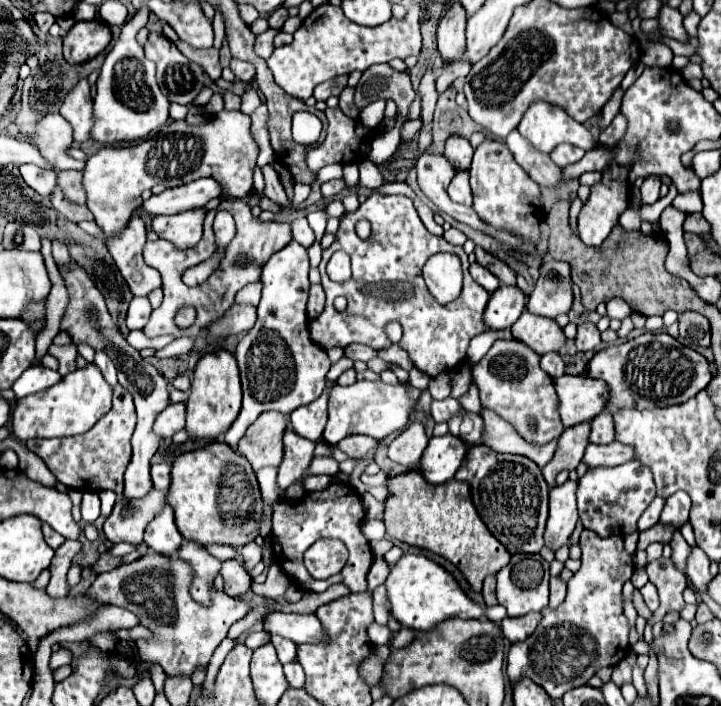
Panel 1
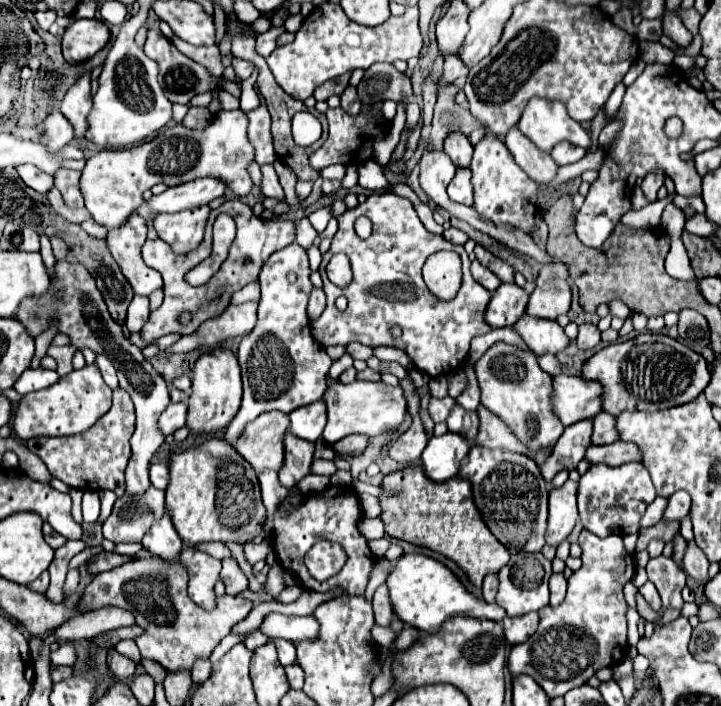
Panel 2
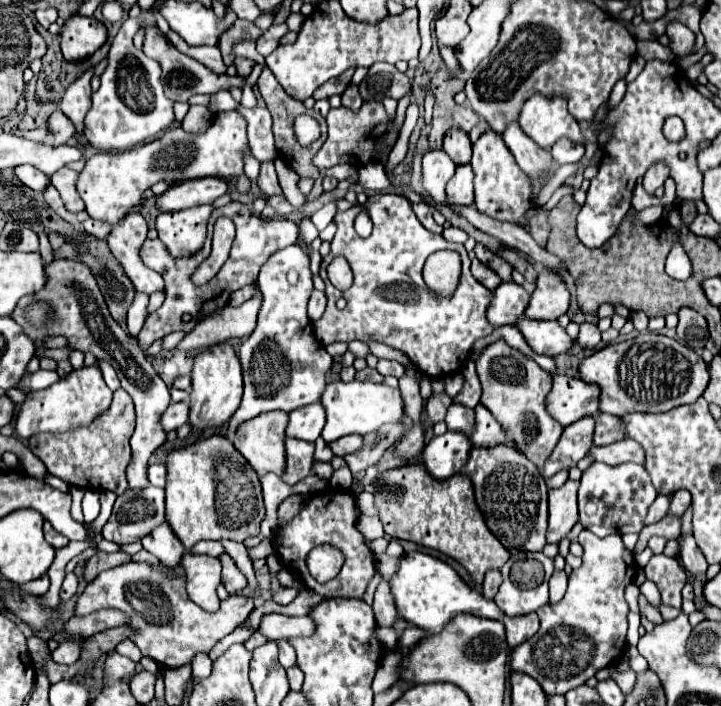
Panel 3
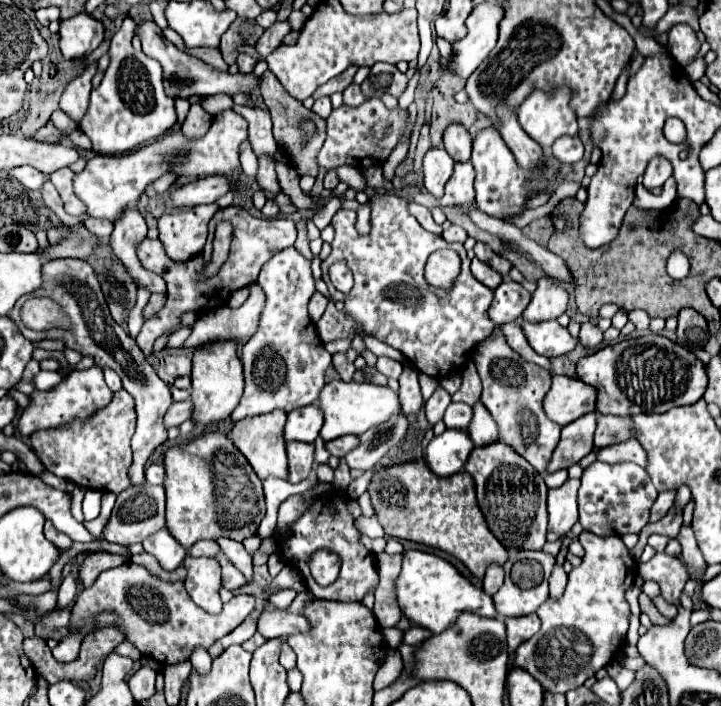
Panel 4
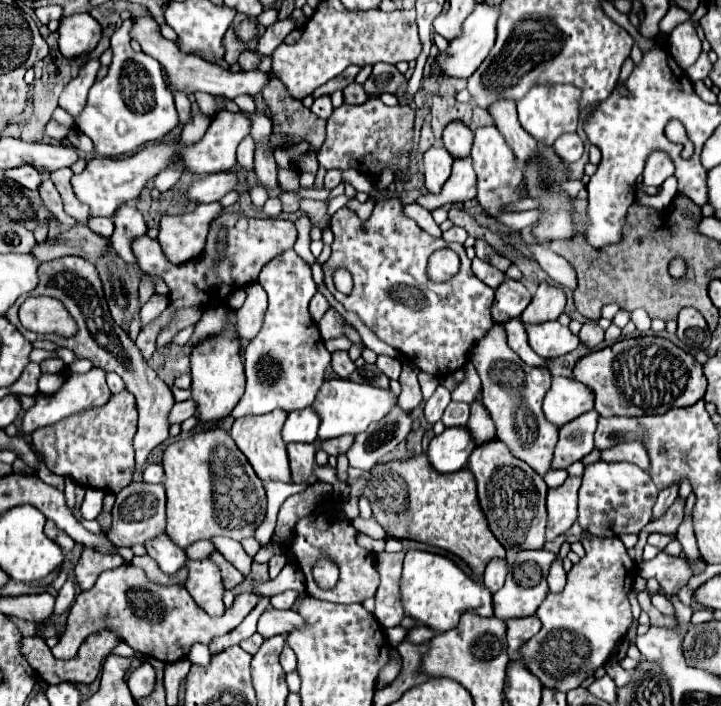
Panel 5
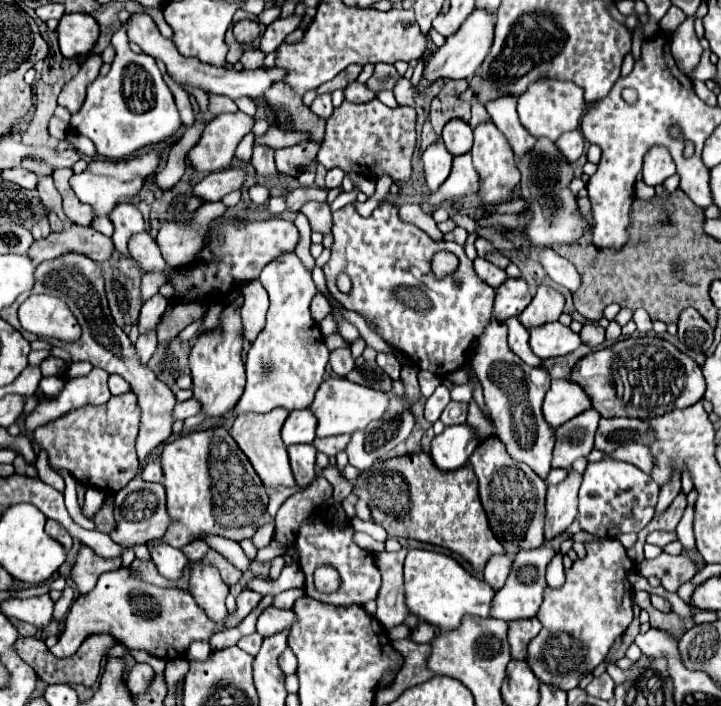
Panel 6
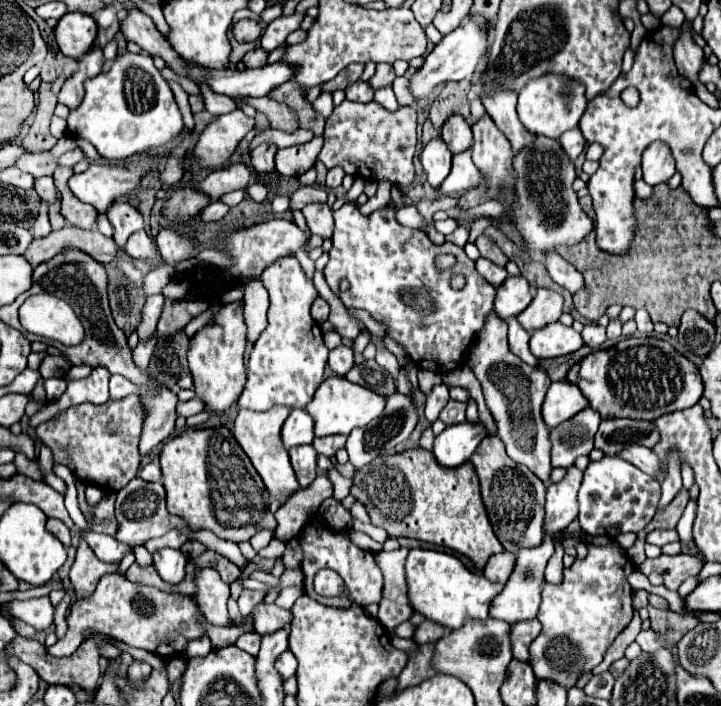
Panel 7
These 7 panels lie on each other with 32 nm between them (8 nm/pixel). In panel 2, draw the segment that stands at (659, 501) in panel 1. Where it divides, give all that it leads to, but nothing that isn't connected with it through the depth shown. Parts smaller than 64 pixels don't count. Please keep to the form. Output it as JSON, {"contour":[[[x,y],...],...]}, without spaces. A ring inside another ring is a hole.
{"contour":[[[656,496],[656,500],[648,506],[648,510],[646,510],[646,514],[642,516],[642,520],[640,520],[640,528],[648,528],[648,526],[654,526],[660,518],[662,518],[662,512],[664,512],[664,508],[666,508],[666,498],[660,498],[660,496]]]}

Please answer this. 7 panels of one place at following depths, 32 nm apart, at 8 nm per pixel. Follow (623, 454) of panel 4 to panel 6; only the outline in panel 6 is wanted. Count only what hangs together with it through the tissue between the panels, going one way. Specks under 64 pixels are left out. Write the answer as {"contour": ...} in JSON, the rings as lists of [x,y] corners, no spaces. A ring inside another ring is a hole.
{"contour":[[[632,442],[632,444],[622,444],[620,448],[616,448],[612,454],[606,454],[606,458],[614,458],[614,460],[622,460],[622,462],[630,462],[638,468],[642,468],[644,472],[652,470],[652,454],[644,444]]]}

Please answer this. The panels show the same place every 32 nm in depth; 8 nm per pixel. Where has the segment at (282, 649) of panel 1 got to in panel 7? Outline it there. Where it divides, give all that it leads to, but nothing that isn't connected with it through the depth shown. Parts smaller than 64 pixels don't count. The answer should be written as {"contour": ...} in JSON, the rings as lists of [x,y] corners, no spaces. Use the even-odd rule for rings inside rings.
{"contour":[[[286,650],[286,652],[282,652],[280,656],[278,656],[278,660],[276,660],[276,668],[278,668],[278,672],[282,674],[282,678],[288,678],[288,676],[292,676],[292,674],[296,674],[296,656],[292,656],[292,652],[290,650]]]}

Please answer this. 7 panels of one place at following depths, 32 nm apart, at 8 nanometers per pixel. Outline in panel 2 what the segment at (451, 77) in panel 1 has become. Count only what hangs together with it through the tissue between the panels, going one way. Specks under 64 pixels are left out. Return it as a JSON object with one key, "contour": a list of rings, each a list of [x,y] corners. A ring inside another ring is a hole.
{"contour":[[[442,53],[444,58],[444,71],[439,85],[452,83],[469,72],[463,62],[452,54]]]}

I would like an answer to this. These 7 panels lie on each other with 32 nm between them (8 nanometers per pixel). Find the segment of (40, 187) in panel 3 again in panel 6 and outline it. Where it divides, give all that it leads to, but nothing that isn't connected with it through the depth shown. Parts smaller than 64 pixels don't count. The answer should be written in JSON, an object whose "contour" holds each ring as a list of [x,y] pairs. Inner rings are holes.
{"contour":[[[12,168],[12,170],[4,170],[2,172],[2,178],[4,180],[10,180],[22,188],[28,188],[28,190],[34,190],[36,184],[38,184],[38,176],[32,172],[32,170],[26,170],[26,168]]]}

